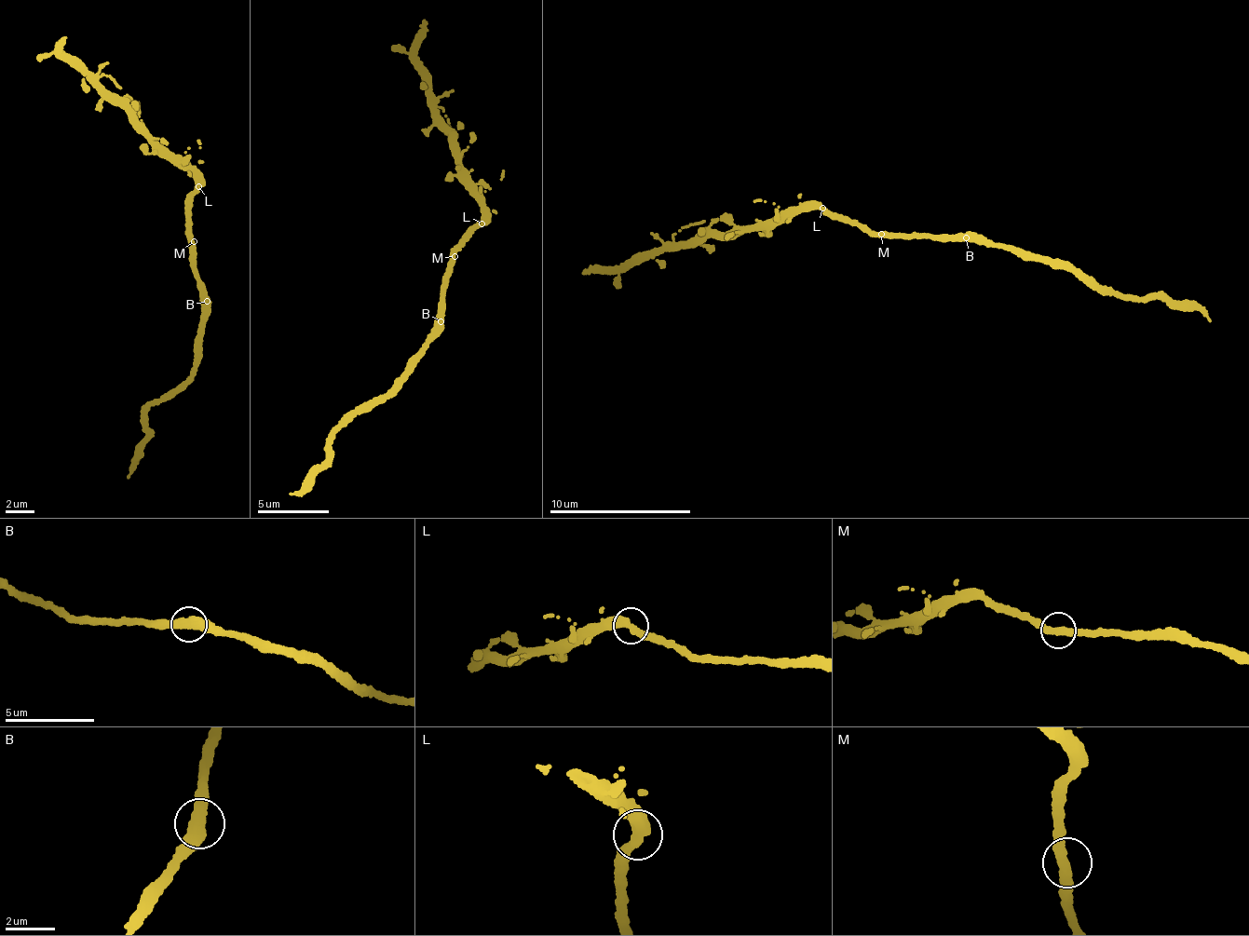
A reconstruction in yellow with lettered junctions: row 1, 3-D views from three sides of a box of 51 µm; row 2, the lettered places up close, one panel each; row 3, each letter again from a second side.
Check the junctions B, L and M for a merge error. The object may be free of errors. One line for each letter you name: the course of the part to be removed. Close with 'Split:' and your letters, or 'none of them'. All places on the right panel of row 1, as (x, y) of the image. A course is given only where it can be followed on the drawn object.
L: Course of the part to remove: (823, 207), (780, 216), (752, 227), (642, 251), (621, 266), (581, 272)
Split: L

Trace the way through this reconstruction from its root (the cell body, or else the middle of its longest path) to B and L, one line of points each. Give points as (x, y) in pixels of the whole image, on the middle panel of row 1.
B: (452, 259), (448, 264), (448, 287), (443, 289), (441, 321)
L: (452, 259), (452, 247), (462, 243), (474, 227), (483, 224)

